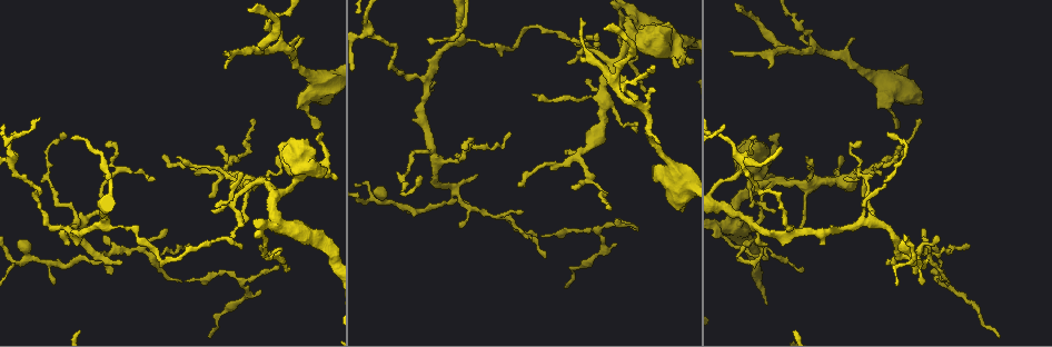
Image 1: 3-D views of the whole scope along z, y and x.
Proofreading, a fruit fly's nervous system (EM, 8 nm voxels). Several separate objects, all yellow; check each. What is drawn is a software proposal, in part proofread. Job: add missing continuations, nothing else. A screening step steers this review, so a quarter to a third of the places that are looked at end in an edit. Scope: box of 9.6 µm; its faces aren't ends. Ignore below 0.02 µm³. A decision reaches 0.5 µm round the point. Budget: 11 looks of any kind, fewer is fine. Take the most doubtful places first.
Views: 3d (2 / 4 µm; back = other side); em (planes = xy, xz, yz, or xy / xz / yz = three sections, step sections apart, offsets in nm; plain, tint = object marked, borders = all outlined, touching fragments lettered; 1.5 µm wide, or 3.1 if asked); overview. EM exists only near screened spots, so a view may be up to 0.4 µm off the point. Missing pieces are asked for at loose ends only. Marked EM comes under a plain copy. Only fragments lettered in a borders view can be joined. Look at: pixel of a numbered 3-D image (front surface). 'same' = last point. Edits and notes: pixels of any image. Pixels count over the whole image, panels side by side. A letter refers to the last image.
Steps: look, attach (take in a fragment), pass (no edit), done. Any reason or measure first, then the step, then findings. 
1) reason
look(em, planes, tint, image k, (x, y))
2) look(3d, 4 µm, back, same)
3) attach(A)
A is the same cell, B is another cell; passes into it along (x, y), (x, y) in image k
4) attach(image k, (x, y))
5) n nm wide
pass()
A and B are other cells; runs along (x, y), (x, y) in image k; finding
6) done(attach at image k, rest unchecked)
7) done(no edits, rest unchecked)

an open end
look(em, planes, borders, image 1, (899, 126))

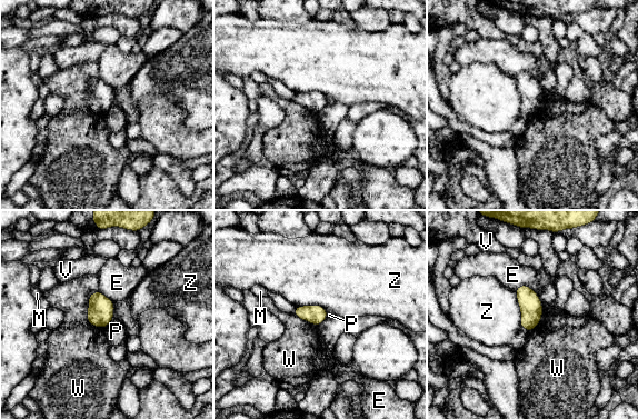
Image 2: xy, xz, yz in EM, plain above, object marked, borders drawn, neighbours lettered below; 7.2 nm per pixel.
pass()
E, M, P, V, W and Z are other cells; border along (98, 289), (87, 320), (103, 328) in image 2; no lettered fragment goes on from it

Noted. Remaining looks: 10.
thin end
look(em, xz, step 4, borders, image 1, (580, 56))

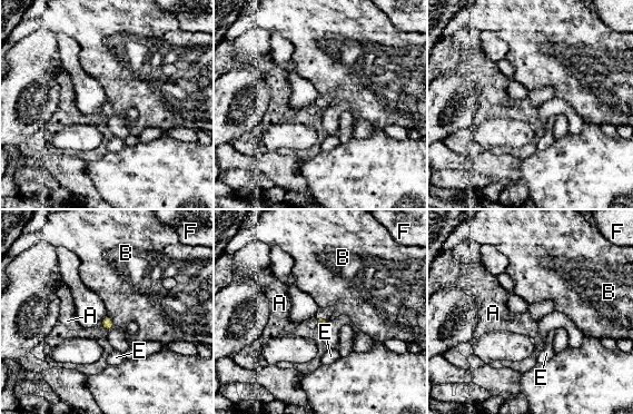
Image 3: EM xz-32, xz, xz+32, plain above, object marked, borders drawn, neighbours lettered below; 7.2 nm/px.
A touches over 100 nm
pass()
A, B, E and F are other cells; none of them fits

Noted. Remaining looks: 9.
free end
look(3d, 2 µm, image 1, (918, 119))

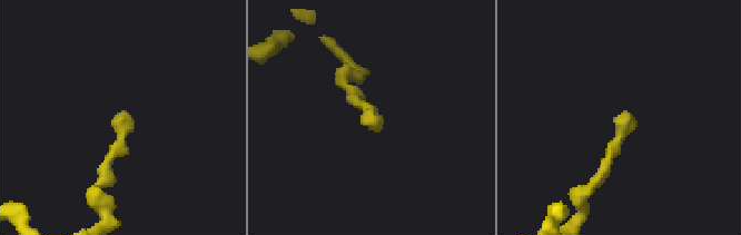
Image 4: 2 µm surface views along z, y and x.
look(em, planes, tint, image 4, (121, 110))

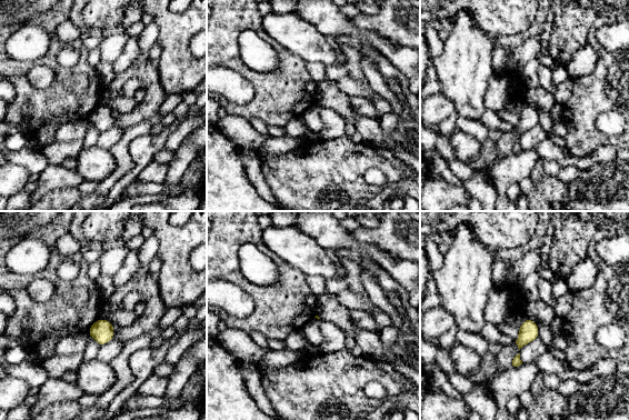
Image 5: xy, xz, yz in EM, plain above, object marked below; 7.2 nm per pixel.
look(em, planes, borders, same)

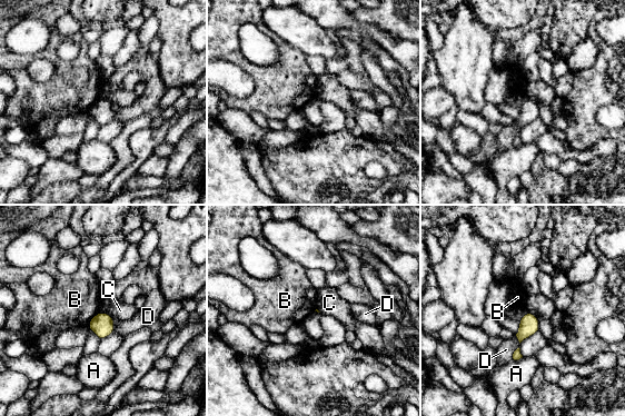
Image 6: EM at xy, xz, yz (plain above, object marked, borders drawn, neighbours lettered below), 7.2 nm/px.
pass()
A, B, C and D are other cells; none of them fits

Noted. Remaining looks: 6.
branch stops here
look(3d, 4 µm, image 1, (636, 131))

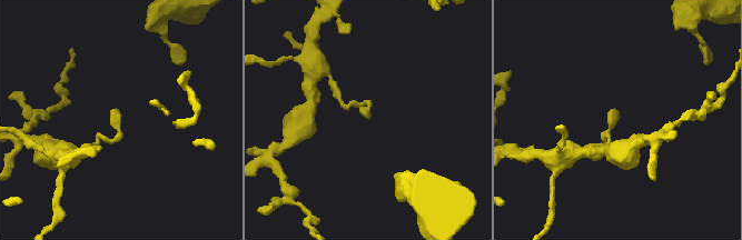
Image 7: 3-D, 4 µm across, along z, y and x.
look(em, planes, tint, image 7, (118, 110))

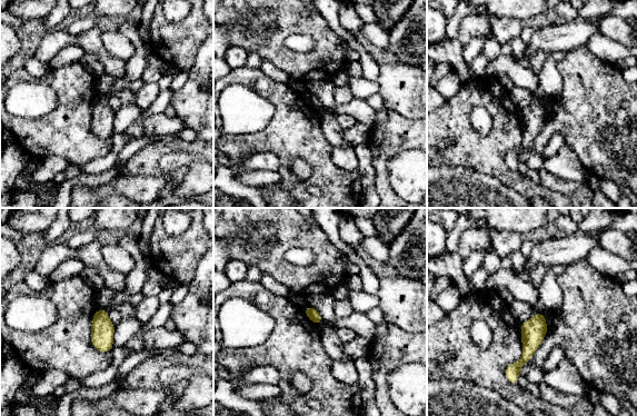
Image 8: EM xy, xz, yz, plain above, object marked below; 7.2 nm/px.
look(em, planes, borders, same)

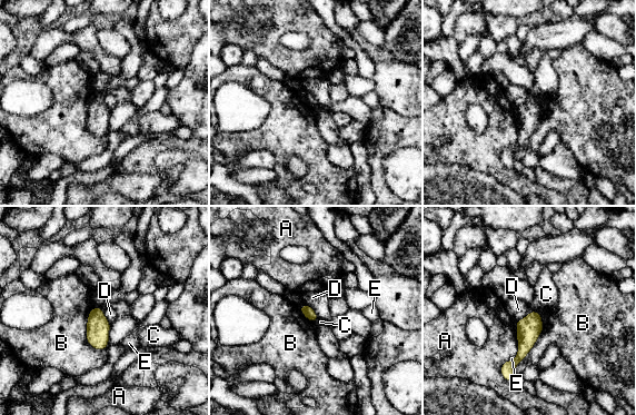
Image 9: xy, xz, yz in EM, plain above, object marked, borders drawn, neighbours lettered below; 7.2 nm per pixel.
pass()
A, B, C, D and E are other cells; border along (304, 303), (309, 305), (319, 318) in image 9; none of them fits

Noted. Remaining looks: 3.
done(no edits, rest unchecked)

